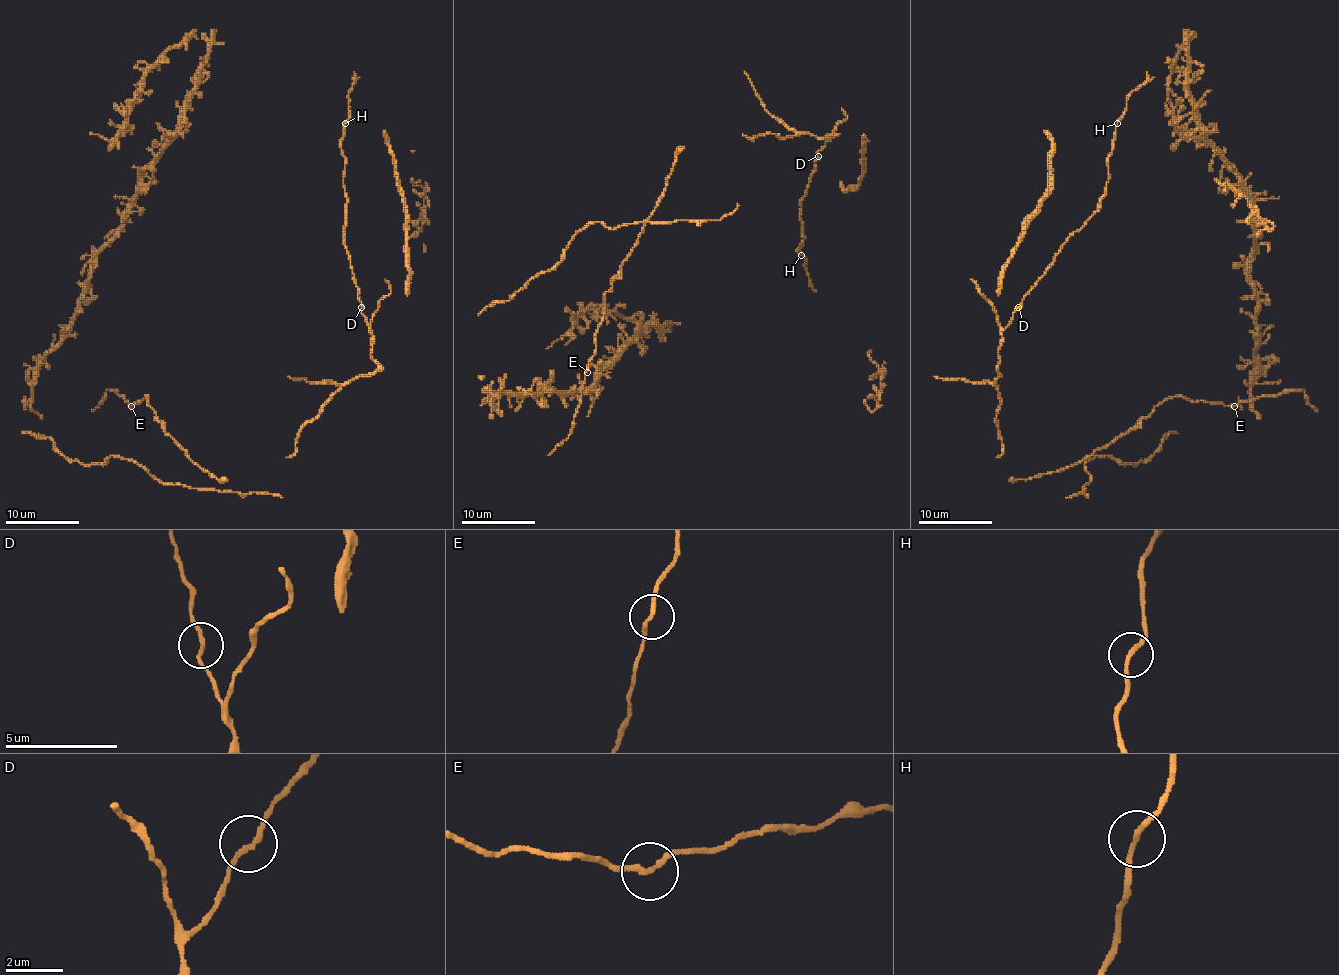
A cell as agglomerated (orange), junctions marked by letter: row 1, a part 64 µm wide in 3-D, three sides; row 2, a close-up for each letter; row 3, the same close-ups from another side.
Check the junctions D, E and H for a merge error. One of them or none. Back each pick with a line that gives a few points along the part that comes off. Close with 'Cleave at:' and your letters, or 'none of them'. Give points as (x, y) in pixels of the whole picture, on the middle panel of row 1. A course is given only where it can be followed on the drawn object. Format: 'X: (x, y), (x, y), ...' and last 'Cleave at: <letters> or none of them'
Cleave at: none of them

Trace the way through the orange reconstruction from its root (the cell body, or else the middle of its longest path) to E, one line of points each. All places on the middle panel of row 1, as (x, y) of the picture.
E: (605, 302), (603, 321), (596, 334), (596, 354), (587, 372)

